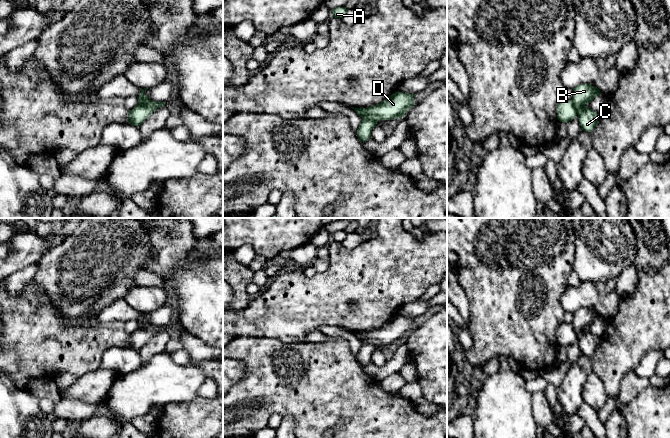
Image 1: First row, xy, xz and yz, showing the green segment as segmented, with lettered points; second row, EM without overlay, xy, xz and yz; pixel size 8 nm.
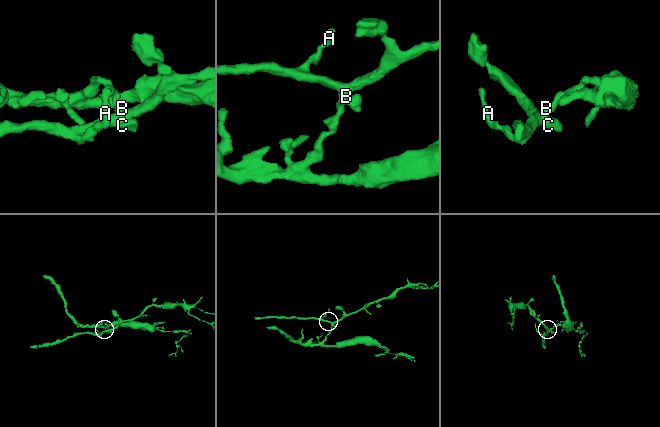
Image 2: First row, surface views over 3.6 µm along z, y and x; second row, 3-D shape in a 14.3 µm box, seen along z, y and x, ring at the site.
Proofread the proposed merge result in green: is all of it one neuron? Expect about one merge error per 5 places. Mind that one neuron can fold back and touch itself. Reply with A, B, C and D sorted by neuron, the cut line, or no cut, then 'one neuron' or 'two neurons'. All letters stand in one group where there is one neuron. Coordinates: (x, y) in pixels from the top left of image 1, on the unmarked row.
A D / B C; cut in xz along (363, 343), (369, 343), (376, 347); two neurons

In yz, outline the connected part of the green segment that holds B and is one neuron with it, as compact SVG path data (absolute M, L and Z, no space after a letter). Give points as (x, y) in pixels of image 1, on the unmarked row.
M581 308L573 312L573 314L574 319L572 325L577 334L581 353L586 356L591 356L597 350L599 338L591 332L586 332L585 329L591 327L601 316L597 311L593 311L591 308Z

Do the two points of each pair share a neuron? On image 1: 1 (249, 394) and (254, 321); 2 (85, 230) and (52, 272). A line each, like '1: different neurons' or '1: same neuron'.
1: different neurons
2: same neuron

